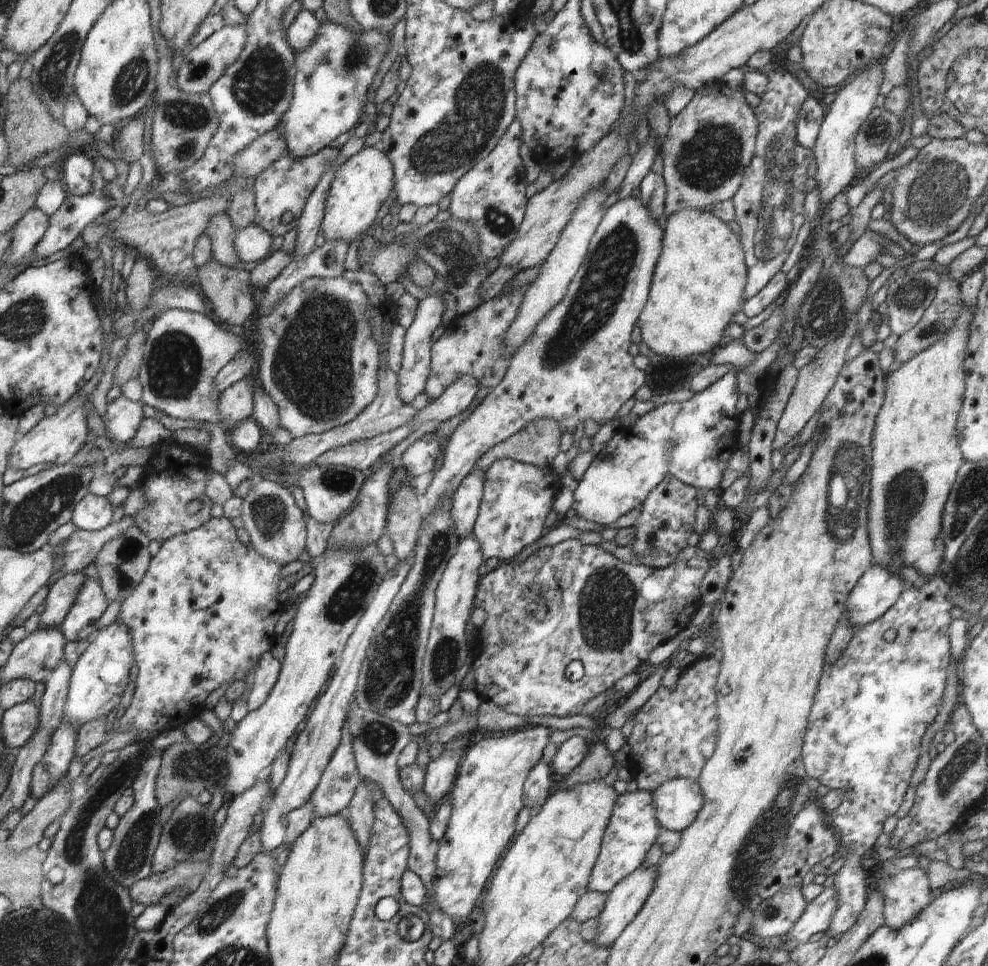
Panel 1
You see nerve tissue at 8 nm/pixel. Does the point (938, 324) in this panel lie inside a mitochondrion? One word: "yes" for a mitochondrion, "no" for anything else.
yes

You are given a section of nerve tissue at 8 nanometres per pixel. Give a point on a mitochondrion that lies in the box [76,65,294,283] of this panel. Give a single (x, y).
(189, 118)

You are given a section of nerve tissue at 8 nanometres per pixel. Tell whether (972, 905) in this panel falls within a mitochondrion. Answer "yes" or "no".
no

